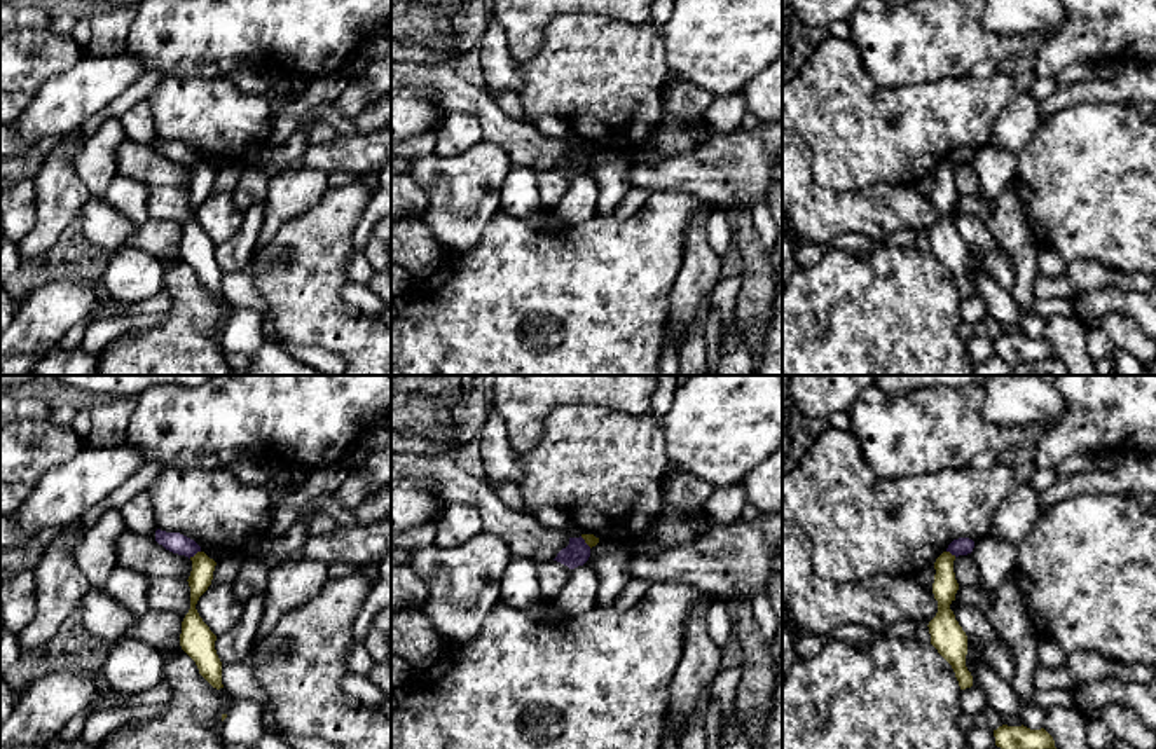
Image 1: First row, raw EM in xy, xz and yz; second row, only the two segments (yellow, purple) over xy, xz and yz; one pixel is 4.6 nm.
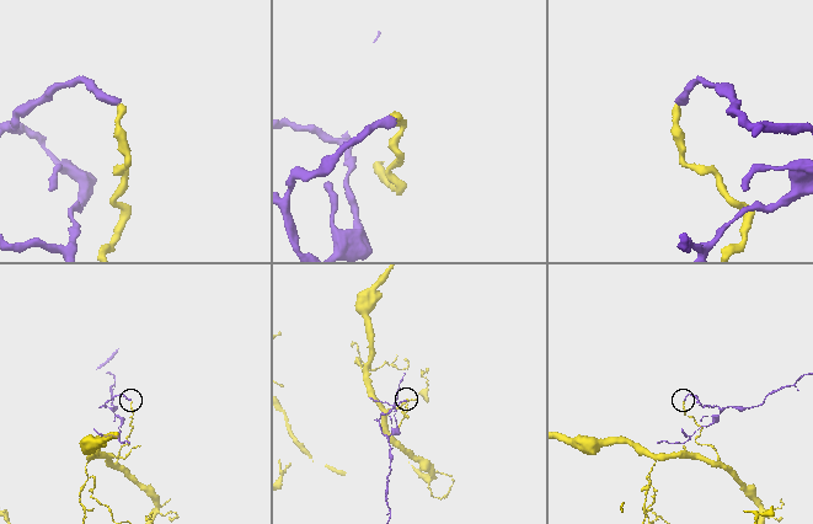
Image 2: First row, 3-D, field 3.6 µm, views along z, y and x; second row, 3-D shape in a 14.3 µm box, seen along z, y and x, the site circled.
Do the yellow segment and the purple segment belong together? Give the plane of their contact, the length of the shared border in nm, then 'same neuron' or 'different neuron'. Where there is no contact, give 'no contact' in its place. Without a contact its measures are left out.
meets yellow in xy; contact 70 nm long; different neuron

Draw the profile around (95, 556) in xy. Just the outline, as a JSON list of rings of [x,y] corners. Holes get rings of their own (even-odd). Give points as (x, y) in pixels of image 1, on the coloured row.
[[[107,510],[77,546],[73,559],[93,587],[105,587],[115,562],[115,539],[126,531],[120,510]]]

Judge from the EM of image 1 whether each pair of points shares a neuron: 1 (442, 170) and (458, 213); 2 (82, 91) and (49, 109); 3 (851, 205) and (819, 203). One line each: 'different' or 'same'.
1: same
2: same
3: same

